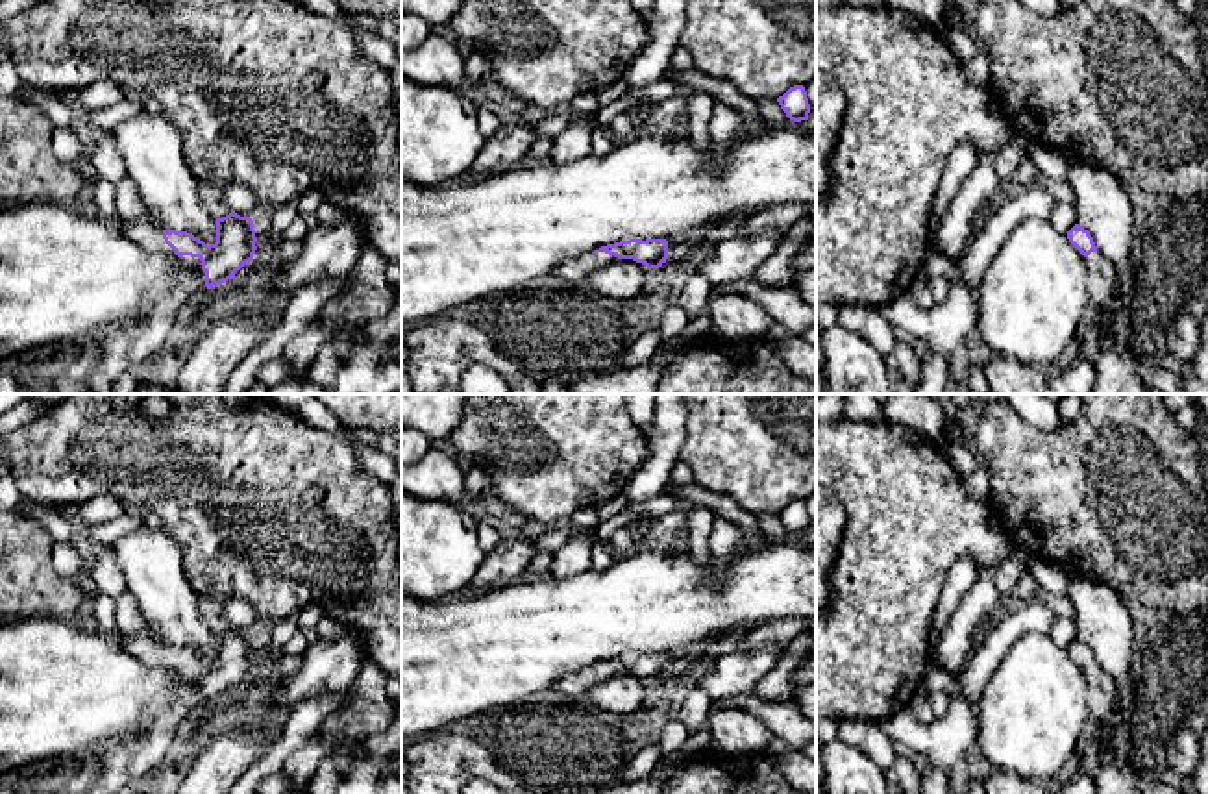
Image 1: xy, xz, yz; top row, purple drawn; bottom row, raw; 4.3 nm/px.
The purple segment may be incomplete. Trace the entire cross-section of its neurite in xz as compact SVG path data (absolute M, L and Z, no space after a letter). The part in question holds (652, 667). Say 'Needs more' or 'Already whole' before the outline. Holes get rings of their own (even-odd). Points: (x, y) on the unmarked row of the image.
Needs more. M629 653L614 659L601 661L594 666L585 666L575 672L562 676L555 685L562 696L577 698L586 694L588 689L596 687L607 677L616 674L633 674L646 679L647 683L659 683L668 674L668 655L666 653Z

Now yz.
Needs more. M1075 639L1067 646L1069 657L1086 672L1088 679L1088 722L1099 737L1117 718L1117 681L1114 681L1095 661L1088 644Z

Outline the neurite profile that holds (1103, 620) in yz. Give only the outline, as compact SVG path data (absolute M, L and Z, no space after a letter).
M1066 574L1075 611L1077 639L1090 646L1097 664L1114 679L1128 676L1134 653L1132 603L1093 577Z

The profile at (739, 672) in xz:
M770 646L757 651L733 651L714 661L714 666L696 681L712 700L753 692L757 683L775 668L788 648Z

